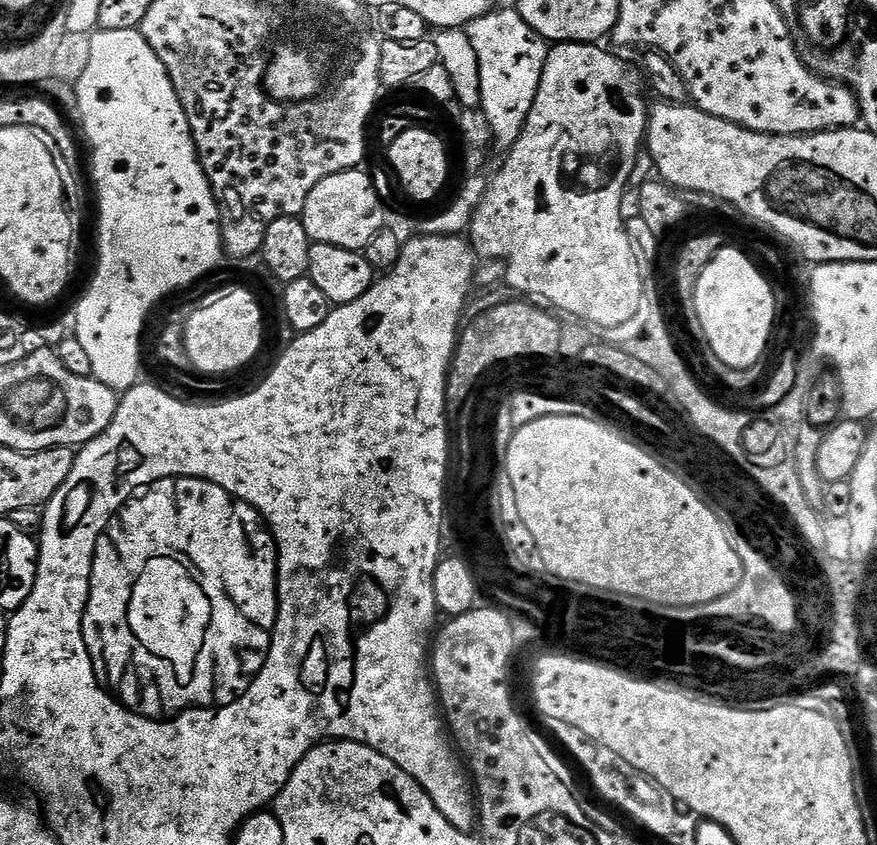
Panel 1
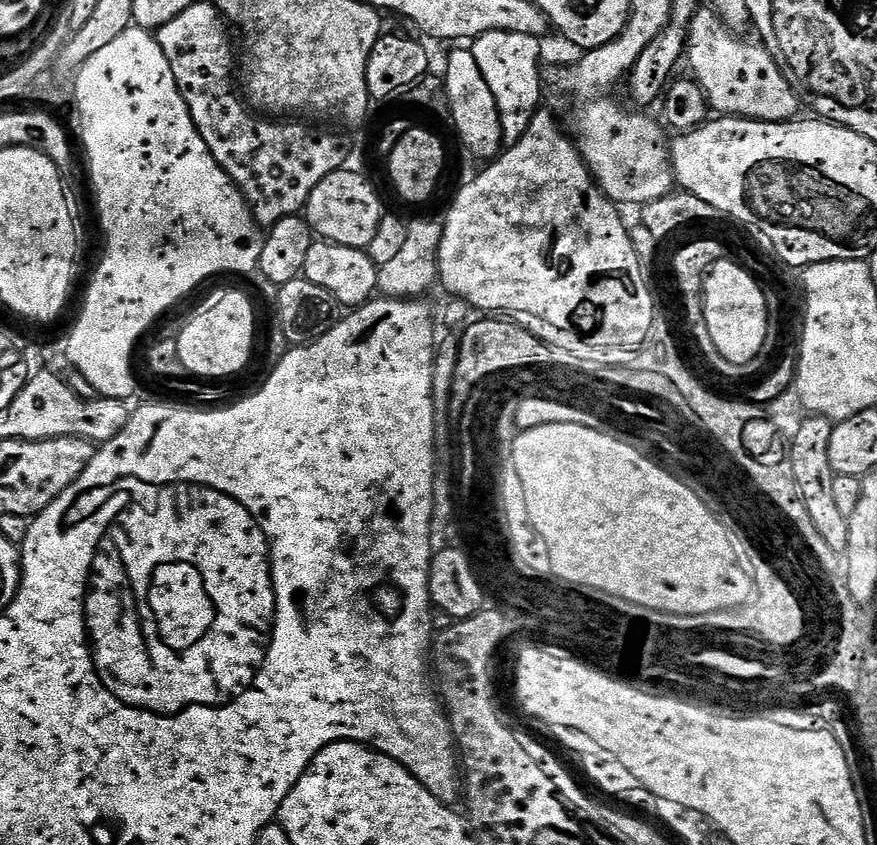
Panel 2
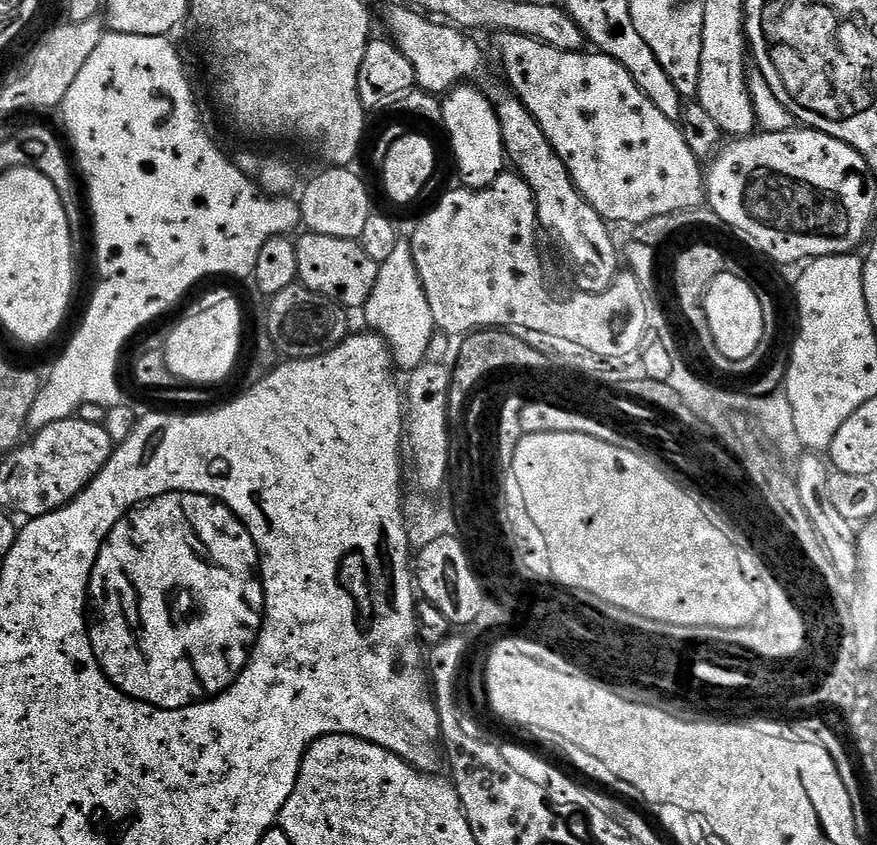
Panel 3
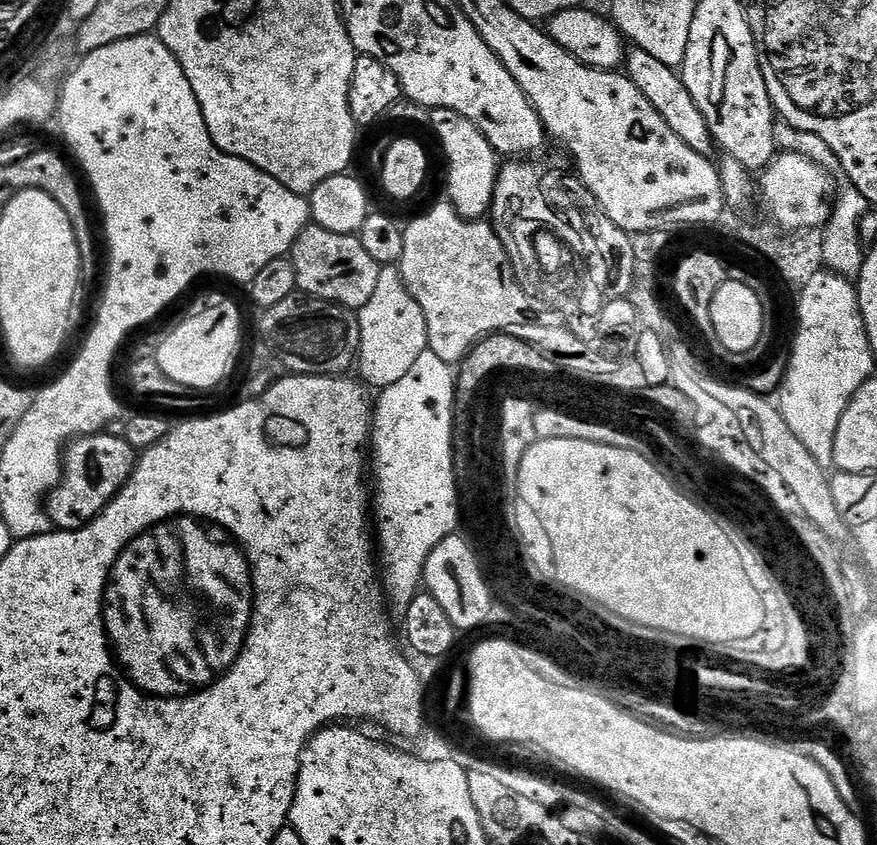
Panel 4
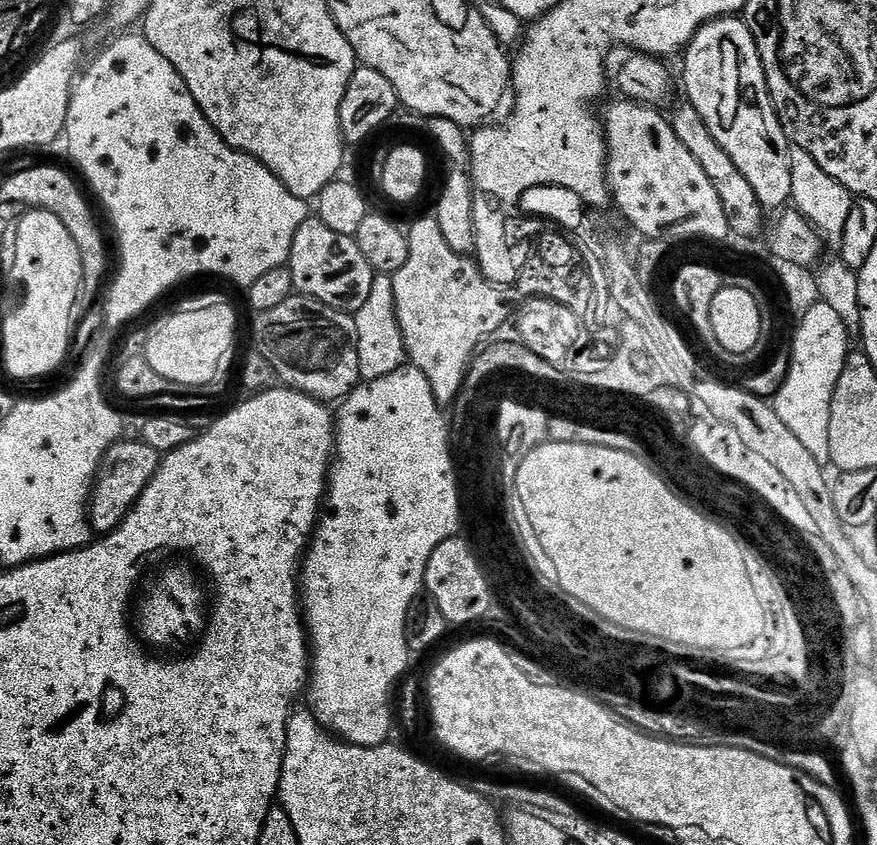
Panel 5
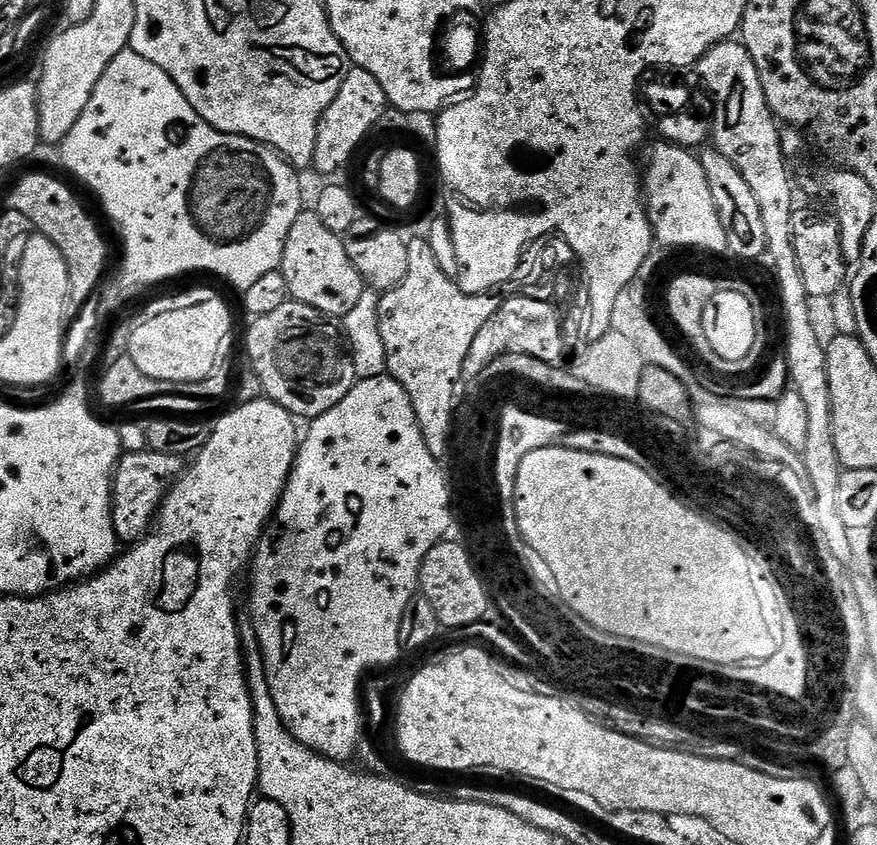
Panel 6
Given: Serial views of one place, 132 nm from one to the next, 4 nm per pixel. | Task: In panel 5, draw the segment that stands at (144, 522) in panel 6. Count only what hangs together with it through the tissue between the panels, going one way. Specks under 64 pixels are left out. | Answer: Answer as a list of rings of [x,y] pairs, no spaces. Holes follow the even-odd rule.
[[[119,439],[115,444],[111,444],[100,460],[100,469],[96,472],[96,479],[92,481],[92,494],[88,497],[88,520],[92,523],[93,533],[107,534],[121,527],[126,514],[132,510],[135,504],[139,504],[142,490],[146,490],[148,483],[155,480],[156,471],[161,465],[161,453],[156,452],[150,446],[146,446],[141,439],[134,441]]]

